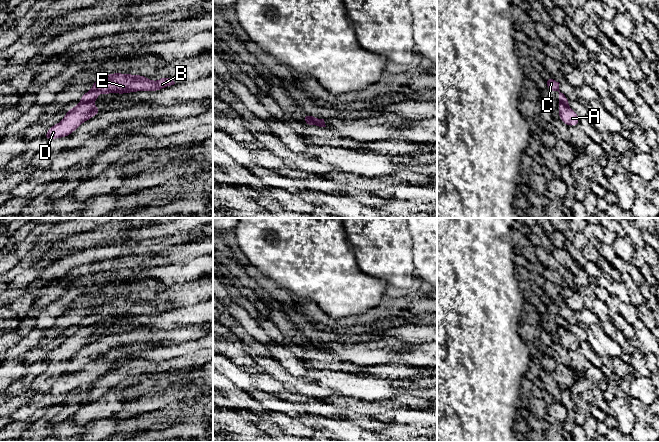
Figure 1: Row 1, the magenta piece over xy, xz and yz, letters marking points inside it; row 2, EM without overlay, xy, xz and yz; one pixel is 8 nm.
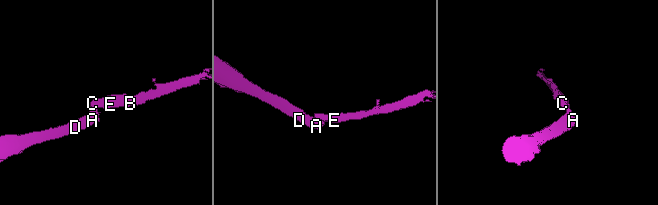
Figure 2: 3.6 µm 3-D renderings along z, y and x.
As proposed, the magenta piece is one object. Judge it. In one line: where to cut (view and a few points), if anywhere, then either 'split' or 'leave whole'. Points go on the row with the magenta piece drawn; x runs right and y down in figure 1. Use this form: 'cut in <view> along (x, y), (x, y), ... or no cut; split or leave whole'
cut in xz along (323, 120), (305, 121); split

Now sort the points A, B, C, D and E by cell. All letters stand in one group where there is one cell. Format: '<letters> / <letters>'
A D / B C E

